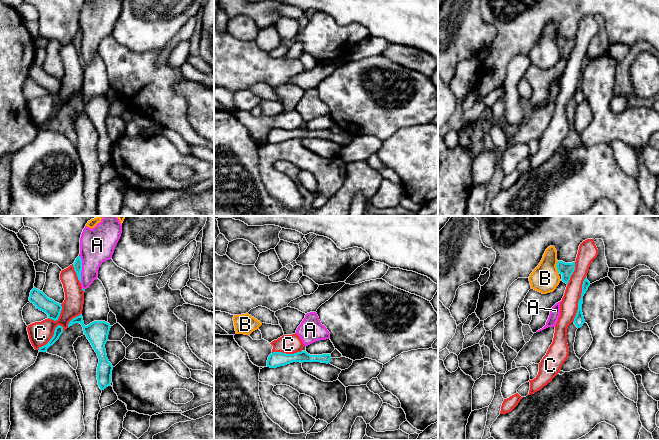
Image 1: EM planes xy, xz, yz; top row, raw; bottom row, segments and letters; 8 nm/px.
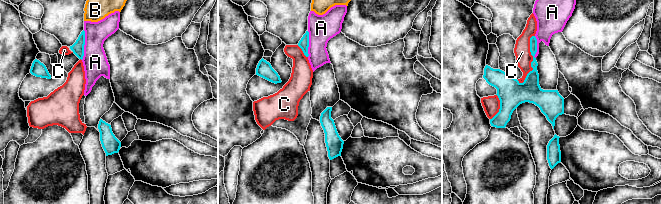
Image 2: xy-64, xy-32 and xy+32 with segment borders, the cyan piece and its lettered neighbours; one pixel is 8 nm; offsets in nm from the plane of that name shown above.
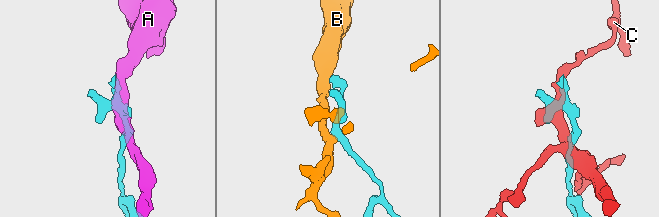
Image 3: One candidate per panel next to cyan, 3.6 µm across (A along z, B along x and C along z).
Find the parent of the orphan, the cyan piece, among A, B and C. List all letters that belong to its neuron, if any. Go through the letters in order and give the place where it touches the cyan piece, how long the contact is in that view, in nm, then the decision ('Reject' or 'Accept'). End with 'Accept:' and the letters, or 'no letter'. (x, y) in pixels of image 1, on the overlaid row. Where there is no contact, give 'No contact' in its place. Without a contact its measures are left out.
A: Touches cyan at xy (81, 269). Shared border 220 nm. Reject
B: Touches cyan at yz (556, 266). Shared border 100 nm. Reject
C: Touches cyan at yz (579, 299). Shared border 380 nm. Reject
Accept: no letter

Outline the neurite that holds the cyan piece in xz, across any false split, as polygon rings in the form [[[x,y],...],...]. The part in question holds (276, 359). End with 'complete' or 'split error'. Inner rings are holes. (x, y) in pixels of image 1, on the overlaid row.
[[[301,351],[294,354],[273,352],[268,357],[267,367],[277,368],[293,362],[321,362],[327,364],[330,363],[331,365],[341,370],[345,370],[352,365],[353,360],[346,357],[332,358],[330,354],[310,355],[306,351]]]; split error

